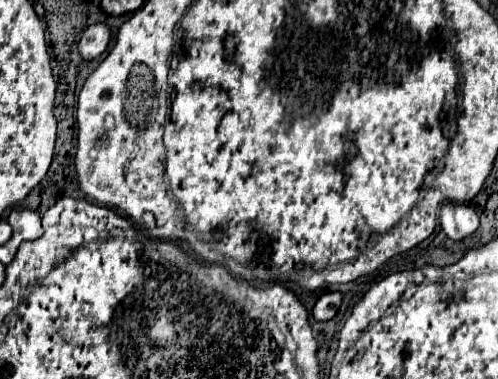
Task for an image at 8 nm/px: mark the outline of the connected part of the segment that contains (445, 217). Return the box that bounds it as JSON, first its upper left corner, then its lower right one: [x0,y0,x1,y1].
[440,204,478,240]

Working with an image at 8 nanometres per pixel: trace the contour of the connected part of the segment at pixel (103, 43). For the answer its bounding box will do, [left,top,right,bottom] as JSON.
[78,24,110,60]

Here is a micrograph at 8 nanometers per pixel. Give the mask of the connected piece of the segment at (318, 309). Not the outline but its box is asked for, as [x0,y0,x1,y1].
[312,292,342,320]

